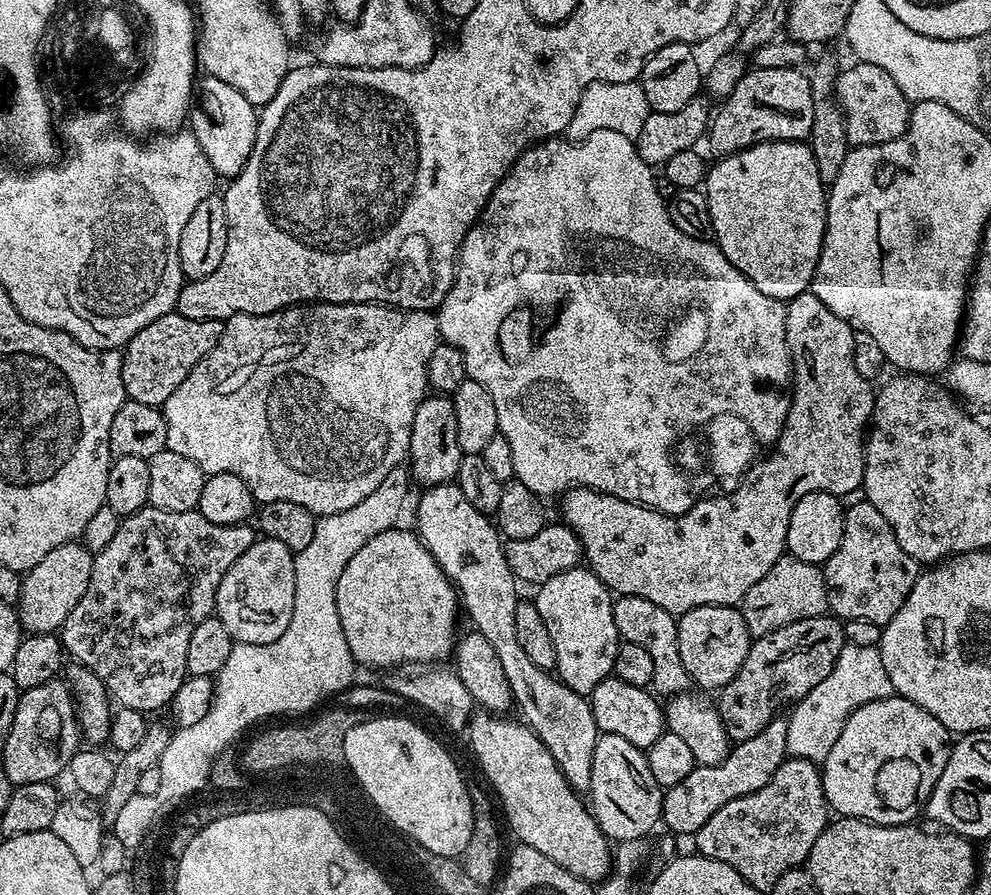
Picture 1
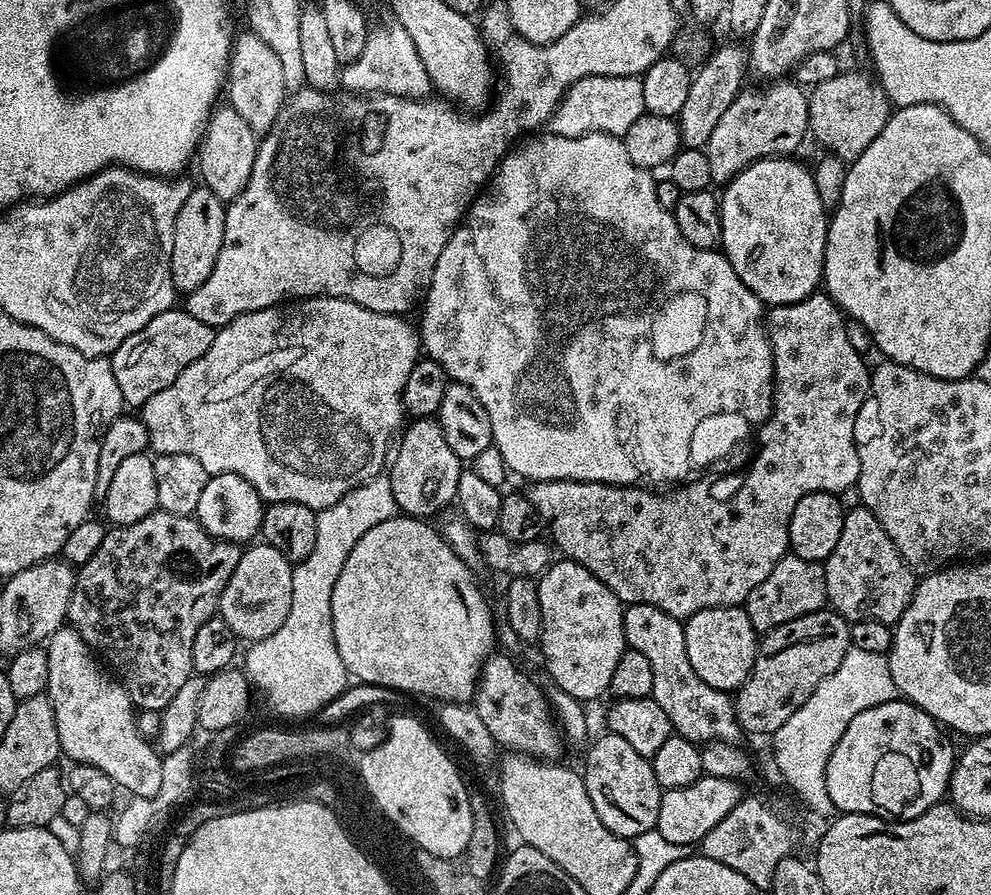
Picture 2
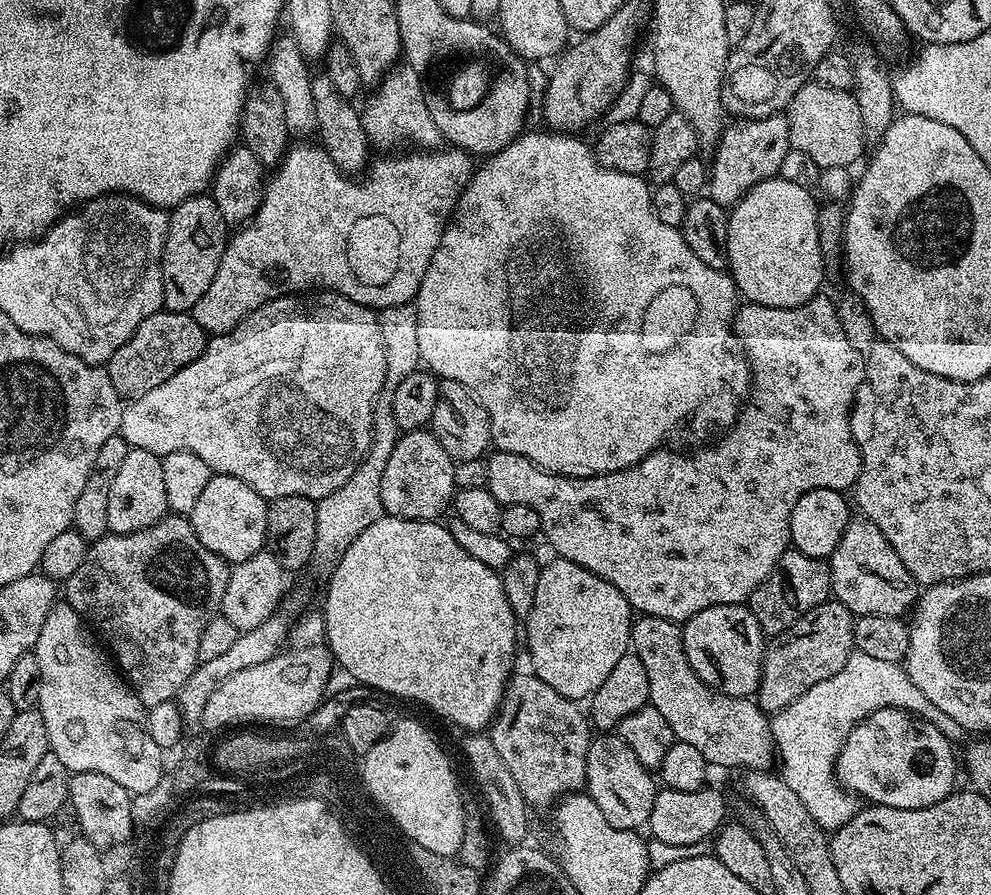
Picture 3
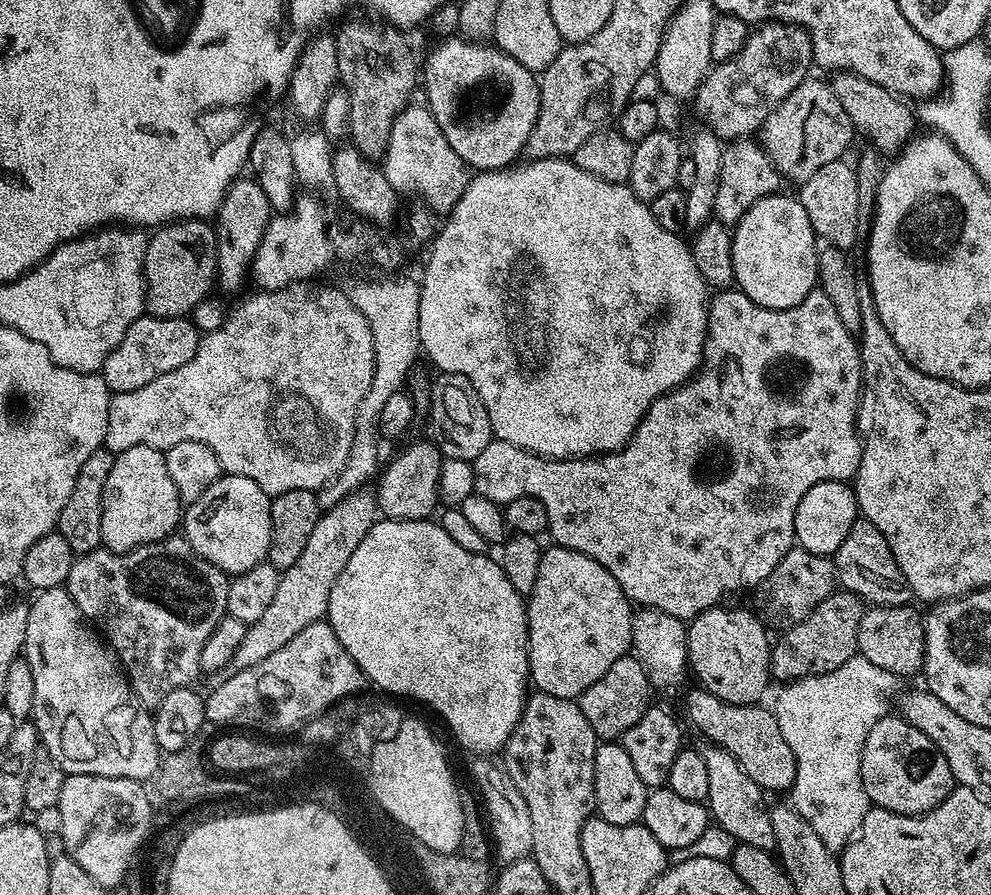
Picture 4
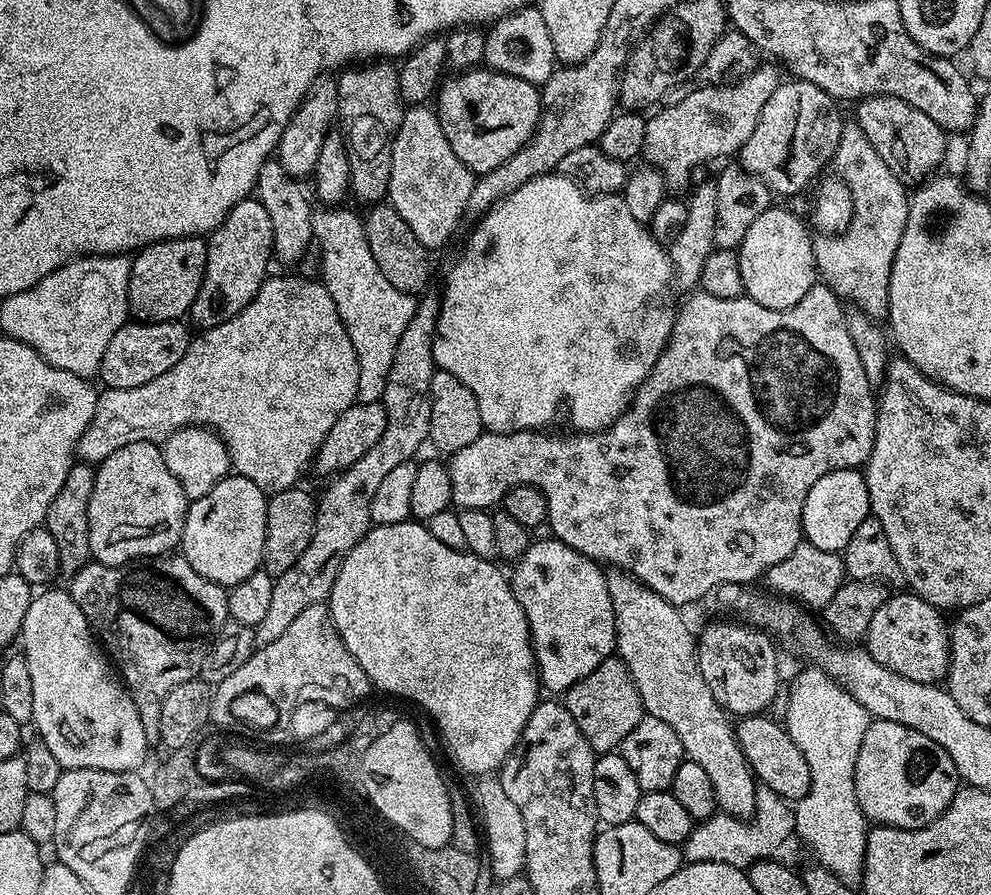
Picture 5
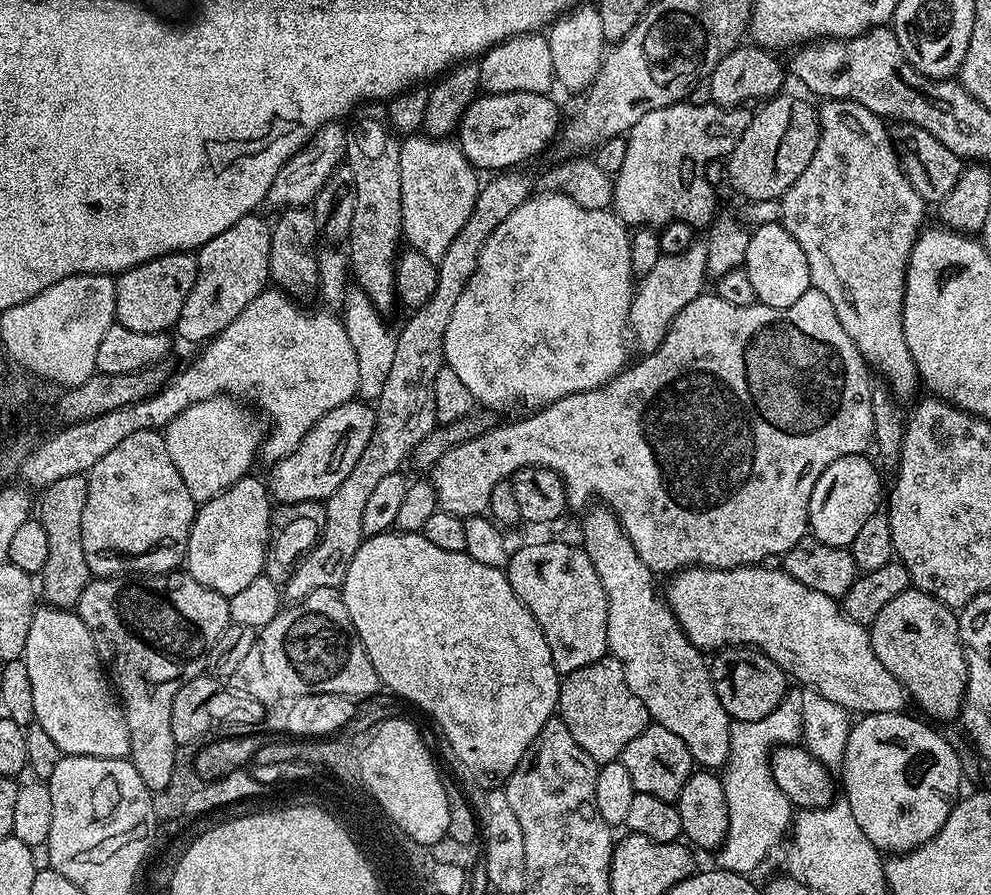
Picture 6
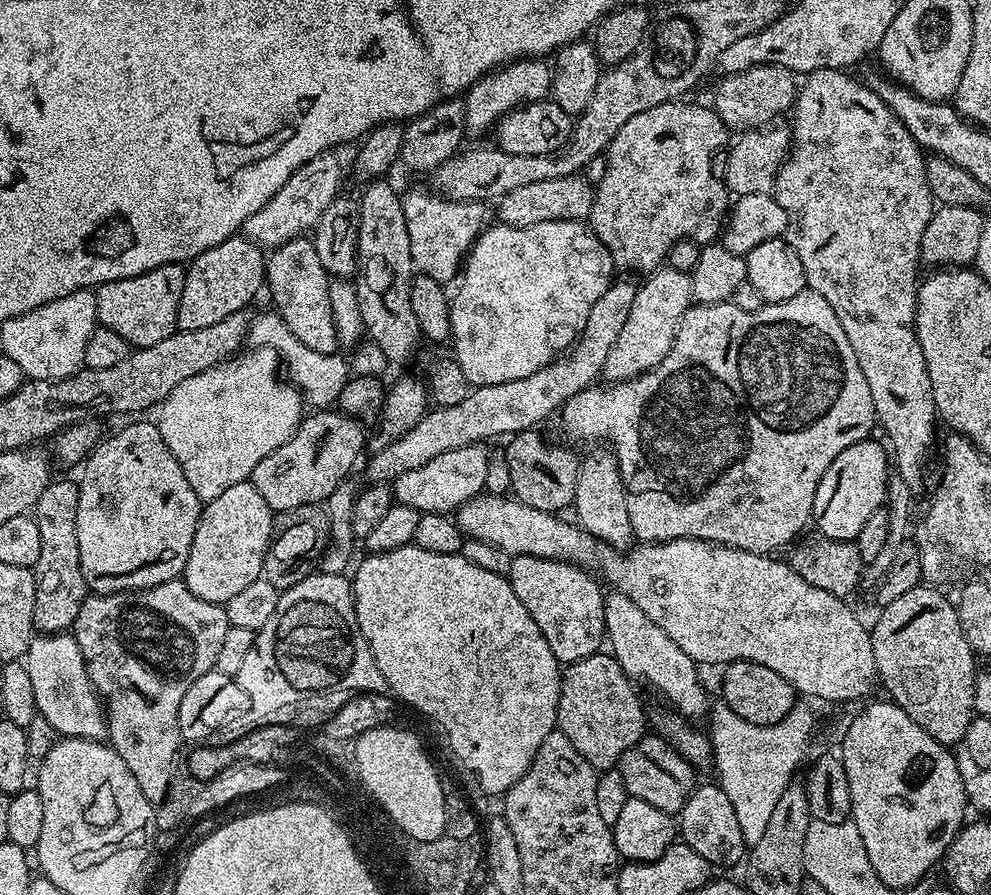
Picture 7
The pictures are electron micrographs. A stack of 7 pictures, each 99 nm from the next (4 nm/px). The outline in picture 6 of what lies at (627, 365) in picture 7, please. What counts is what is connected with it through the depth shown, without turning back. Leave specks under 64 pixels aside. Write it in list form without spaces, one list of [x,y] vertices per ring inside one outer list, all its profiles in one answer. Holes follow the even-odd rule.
[[[694,242],[686,250],[678,254],[661,256],[650,270],[639,277],[632,293],[632,305],[628,311],[628,326],[631,339],[641,349],[641,353],[653,352],[666,338],[674,318],[694,298],[698,298],[705,291],[704,280],[709,279],[706,266],[706,243]]]

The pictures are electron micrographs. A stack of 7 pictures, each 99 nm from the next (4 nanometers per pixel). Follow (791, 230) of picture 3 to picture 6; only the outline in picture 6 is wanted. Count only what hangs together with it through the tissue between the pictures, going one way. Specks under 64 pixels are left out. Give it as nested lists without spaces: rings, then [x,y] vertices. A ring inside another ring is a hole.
[[[780,222],[758,224],[751,229],[742,266],[746,274],[750,274],[757,301],[771,308],[794,306],[794,302],[798,302],[798,298],[802,298],[802,294],[812,287],[806,254]]]

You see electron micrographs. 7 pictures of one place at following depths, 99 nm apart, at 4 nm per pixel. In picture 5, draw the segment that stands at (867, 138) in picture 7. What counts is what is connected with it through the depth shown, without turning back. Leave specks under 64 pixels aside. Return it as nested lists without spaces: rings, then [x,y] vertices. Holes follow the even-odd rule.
[[[855,124],[845,125],[836,153],[832,156],[831,167],[836,168],[835,175],[849,188],[854,207],[849,226],[844,232],[815,237],[812,249],[816,255],[816,271],[822,277],[823,283],[827,284],[841,301],[849,300],[849,305],[859,308],[873,318],[887,317],[888,272],[892,268],[892,259],[908,217],[909,193],[904,192],[905,181],[892,172],[890,166],[882,162],[882,158],[878,158],[874,146],[866,140],[866,136]]]

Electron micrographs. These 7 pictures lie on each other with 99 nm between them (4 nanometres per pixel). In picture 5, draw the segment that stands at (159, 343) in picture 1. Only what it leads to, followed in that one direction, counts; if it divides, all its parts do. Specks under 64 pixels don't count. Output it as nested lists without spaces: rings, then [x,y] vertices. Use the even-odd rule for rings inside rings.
[[[180,320],[166,322],[129,322],[123,324],[110,338],[110,346],[106,346],[106,354],[102,354],[102,366],[98,380],[104,388],[133,388],[142,386],[142,382],[150,382],[158,378],[158,374],[166,374],[170,366],[178,366],[178,362],[186,354],[190,339],[189,325]]]

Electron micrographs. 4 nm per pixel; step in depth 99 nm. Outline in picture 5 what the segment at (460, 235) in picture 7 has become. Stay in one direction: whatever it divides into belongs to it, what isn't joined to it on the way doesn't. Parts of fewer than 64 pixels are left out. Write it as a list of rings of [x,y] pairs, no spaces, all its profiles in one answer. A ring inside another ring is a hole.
[[[412,106],[405,111],[402,126],[392,137],[392,161],[390,162],[390,186],[386,197],[387,203],[392,205],[406,226],[410,226],[414,238],[422,242],[430,250],[437,250],[456,232],[460,219],[465,219],[468,211],[470,190],[474,190],[476,180],[474,174],[460,161],[458,154],[450,150],[450,142],[446,142],[446,134],[442,134],[440,118],[428,106]]]

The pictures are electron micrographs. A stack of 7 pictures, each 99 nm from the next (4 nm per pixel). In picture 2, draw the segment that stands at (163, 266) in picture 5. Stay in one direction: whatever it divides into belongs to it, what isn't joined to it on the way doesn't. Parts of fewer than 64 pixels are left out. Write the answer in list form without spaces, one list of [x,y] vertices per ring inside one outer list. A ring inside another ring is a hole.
[[[203,186],[193,187],[186,202],[182,202],[182,210],[178,210],[178,222],[174,222],[172,251],[172,277],[177,293],[187,294],[198,290],[198,286],[210,278],[210,270],[214,270],[214,262],[218,262],[218,250],[222,250],[225,207],[225,201],[219,200],[210,189]]]

